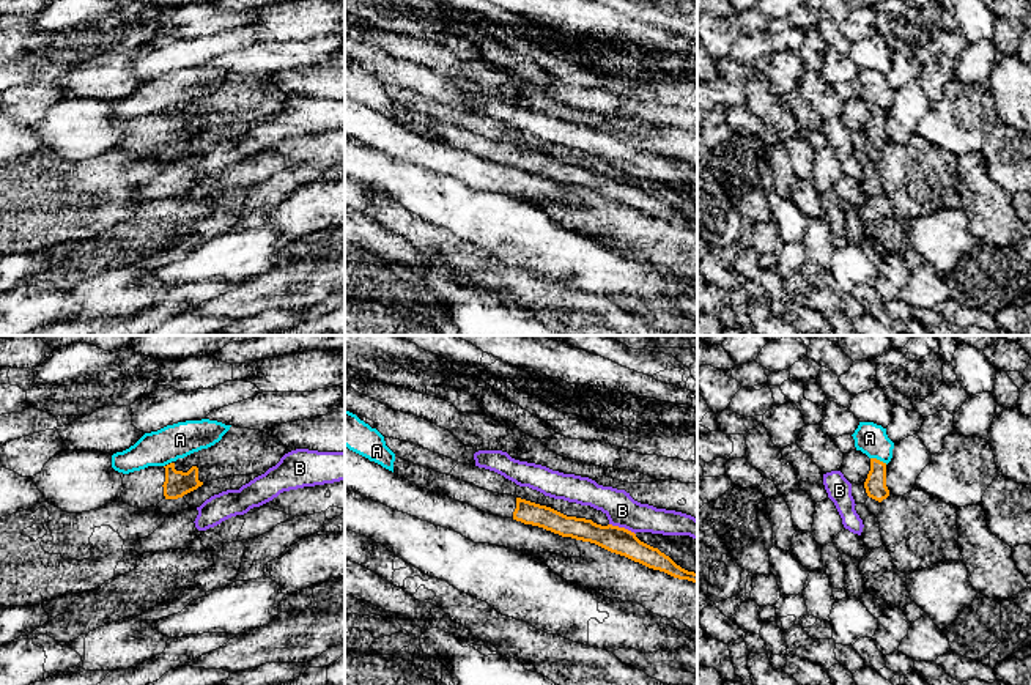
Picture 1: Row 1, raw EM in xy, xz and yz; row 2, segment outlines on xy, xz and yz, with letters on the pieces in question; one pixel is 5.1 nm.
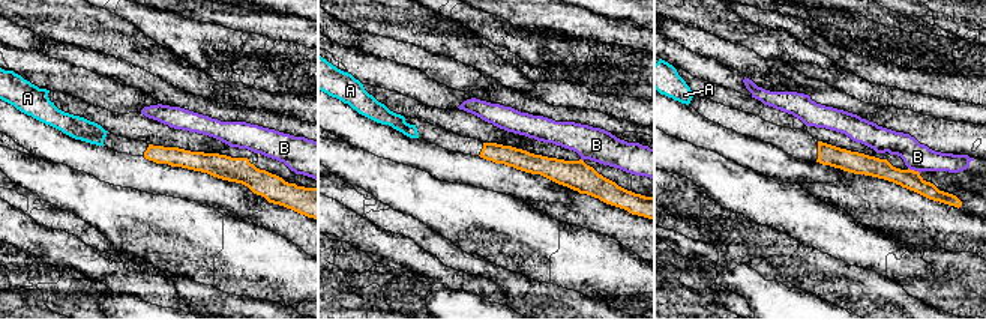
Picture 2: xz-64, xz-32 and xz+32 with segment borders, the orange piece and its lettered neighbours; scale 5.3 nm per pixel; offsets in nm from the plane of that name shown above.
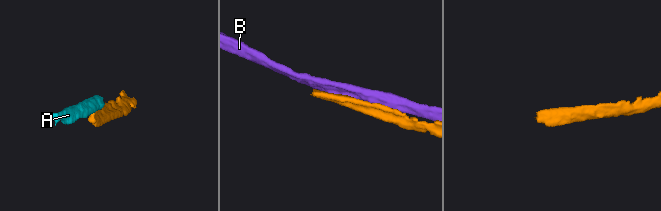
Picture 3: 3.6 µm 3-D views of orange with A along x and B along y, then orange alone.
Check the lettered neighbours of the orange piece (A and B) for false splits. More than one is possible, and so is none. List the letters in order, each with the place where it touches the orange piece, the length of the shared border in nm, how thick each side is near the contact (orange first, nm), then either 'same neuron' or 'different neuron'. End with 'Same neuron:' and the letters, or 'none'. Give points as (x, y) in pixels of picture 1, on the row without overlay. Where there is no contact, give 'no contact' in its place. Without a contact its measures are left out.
A: yz (879, 107) | 90 nm | 110/160 nm | different neuron
B: xz (622, 175) | 150 nm | 140/170 nm | different neuron
Same neuron: none

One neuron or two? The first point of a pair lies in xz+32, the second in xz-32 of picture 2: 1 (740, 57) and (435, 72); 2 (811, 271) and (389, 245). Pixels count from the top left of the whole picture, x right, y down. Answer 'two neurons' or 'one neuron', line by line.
1: one neuron
2: two neurons

